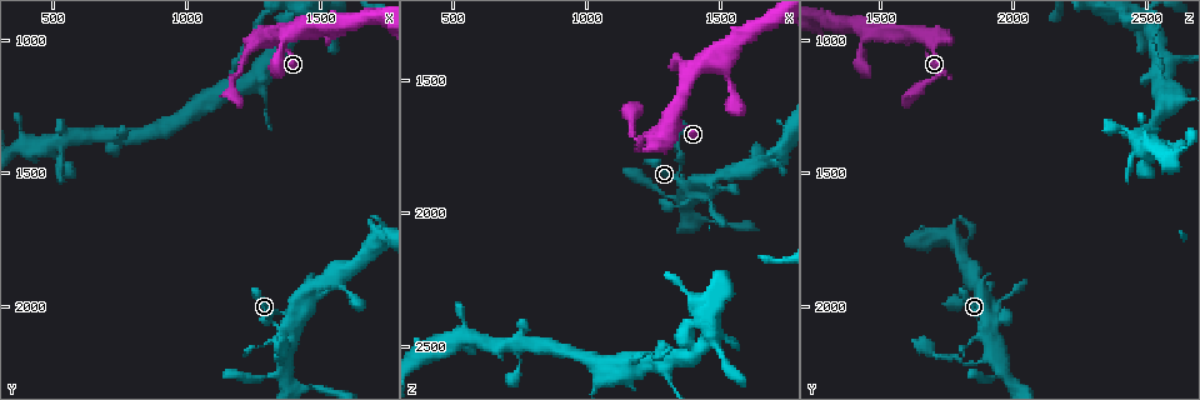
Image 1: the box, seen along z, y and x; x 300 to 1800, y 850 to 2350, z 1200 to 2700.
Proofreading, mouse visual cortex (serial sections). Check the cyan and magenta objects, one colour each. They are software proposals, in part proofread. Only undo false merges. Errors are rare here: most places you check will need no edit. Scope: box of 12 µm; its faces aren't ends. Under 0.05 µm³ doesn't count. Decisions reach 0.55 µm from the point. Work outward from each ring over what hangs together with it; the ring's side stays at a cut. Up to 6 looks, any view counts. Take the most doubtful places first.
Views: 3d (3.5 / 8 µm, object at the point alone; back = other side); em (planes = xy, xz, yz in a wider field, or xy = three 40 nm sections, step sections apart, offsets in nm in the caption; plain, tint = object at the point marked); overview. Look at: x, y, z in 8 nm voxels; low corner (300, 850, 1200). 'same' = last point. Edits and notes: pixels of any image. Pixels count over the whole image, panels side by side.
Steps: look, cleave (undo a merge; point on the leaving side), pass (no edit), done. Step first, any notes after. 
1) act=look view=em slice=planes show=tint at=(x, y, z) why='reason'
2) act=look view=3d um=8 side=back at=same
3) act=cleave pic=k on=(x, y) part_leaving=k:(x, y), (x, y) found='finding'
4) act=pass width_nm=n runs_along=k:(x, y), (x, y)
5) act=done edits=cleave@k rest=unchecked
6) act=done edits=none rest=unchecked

act=look view=3d um=8 at=(1340, 2220, 1840) why='calibre changes'

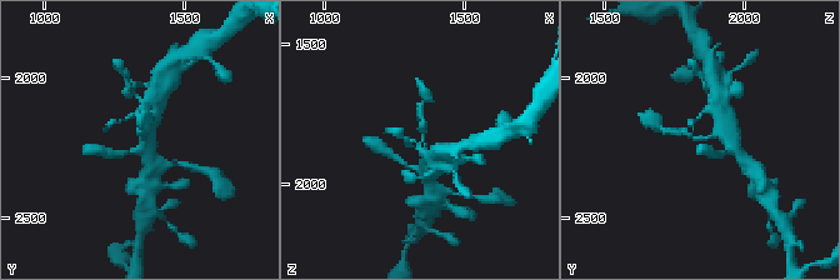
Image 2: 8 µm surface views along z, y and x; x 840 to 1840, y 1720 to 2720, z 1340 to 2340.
act=look view=3d um=3.5 at=(1340, 2210, 1850)

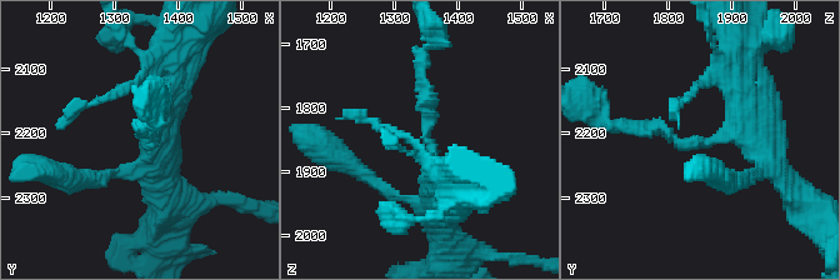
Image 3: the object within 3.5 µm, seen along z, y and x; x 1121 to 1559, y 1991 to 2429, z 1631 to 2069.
act=look view=em slice=xy step=1 show=tint at=(1355, 2220, 1845) arm_widths_nm=200,400

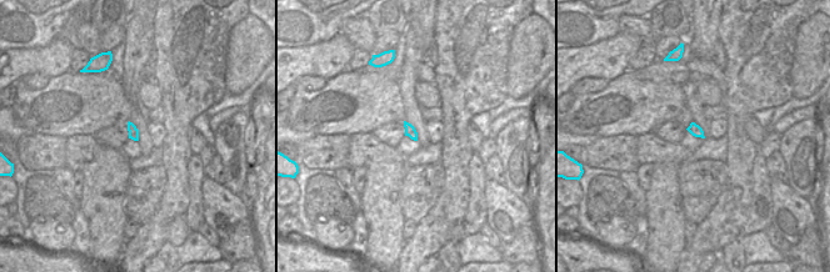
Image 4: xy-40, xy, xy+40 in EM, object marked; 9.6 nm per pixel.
act=pass runs_along=3:(743, 96), (710, 143), (621, 124) found='one cell here'

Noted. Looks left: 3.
act=look view=3d um=3.5 at=(1640, 1990, 1800) why='sharp bend'

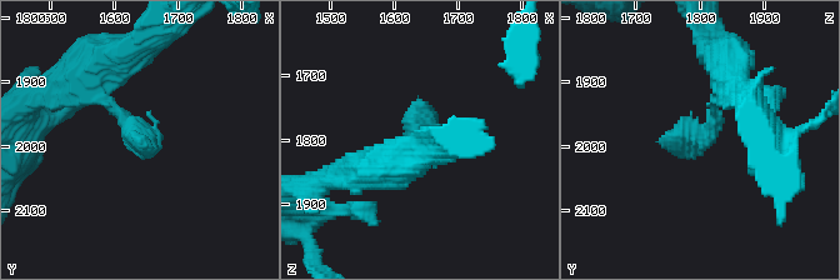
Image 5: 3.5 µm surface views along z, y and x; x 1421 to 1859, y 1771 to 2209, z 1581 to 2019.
act=look view=em slice=xy step=5 show=tint at=(1630, 1985, 1810) why='now the EM'

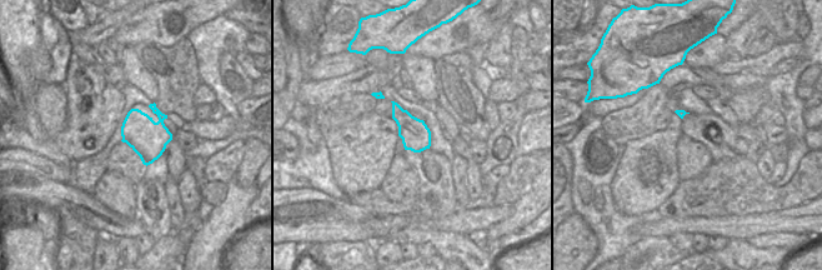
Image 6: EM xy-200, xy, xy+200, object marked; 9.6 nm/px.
act=pass runs_along=5:(730, 73), (708, 134), (663, 145) found='all the same cell'

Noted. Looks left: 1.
act=done edits=none rest=unchecked

